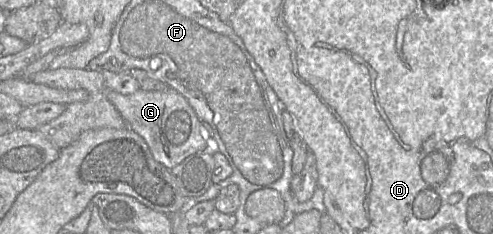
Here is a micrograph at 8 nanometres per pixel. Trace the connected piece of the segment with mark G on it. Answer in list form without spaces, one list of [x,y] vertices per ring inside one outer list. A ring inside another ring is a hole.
[[[172,88],[163,91],[142,89],[128,95],[106,90],[106,97],[121,114],[127,126],[147,143],[154,159],[172,169],[187,157],[204,152],[209,133],[202,126],[187,99]]]

